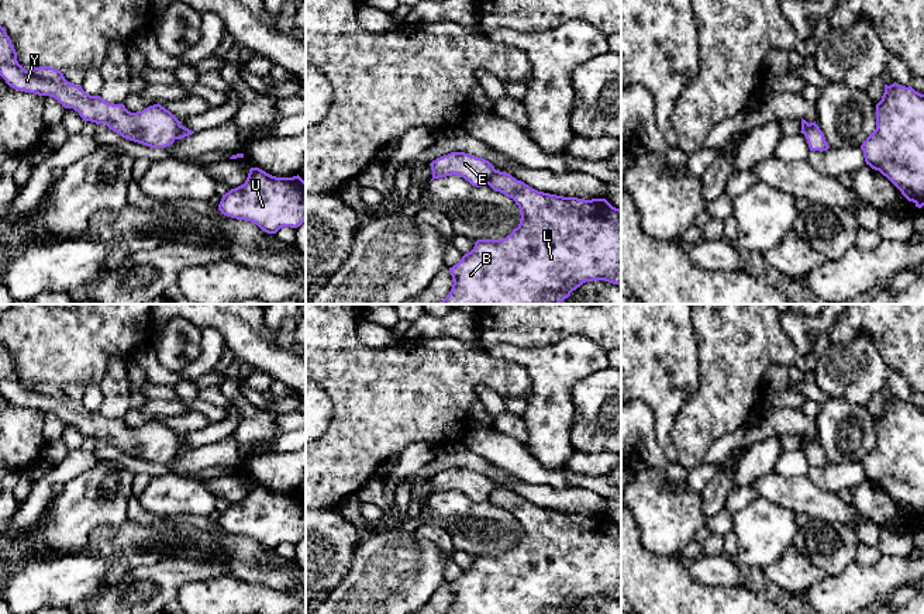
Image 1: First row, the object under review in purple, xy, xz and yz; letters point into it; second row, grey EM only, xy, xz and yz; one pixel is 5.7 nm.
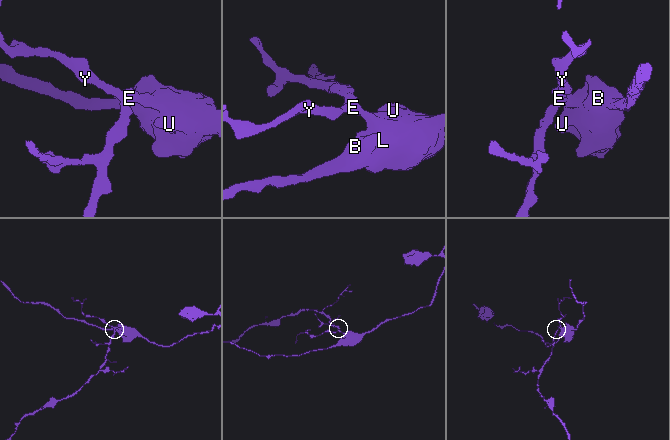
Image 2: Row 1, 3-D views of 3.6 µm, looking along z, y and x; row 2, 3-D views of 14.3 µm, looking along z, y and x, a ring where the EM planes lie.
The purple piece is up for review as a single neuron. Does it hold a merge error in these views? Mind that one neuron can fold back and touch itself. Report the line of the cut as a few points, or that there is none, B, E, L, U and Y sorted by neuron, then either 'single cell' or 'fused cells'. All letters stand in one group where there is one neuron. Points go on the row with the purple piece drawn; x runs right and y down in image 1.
cut in xy along (180, 126), (175, 138); B L U / E Y; fused cells

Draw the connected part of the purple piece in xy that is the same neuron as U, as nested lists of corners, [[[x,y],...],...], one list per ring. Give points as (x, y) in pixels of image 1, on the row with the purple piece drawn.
[[[251,168],[244,184],[223,194],[221,214],[246,220],[268,234],[306,223],[306,182],[297,175],[276,177]]]

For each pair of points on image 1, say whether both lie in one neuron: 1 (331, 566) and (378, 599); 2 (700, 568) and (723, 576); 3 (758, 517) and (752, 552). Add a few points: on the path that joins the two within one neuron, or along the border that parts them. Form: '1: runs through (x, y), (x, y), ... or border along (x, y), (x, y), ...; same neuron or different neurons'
1: border along (358, 545), (348, 575), (330, 593); different neurons
2: runs through (706, 569), (717, 571); same neuron
3: runs through (758, 525), (758, 544); same neuron

